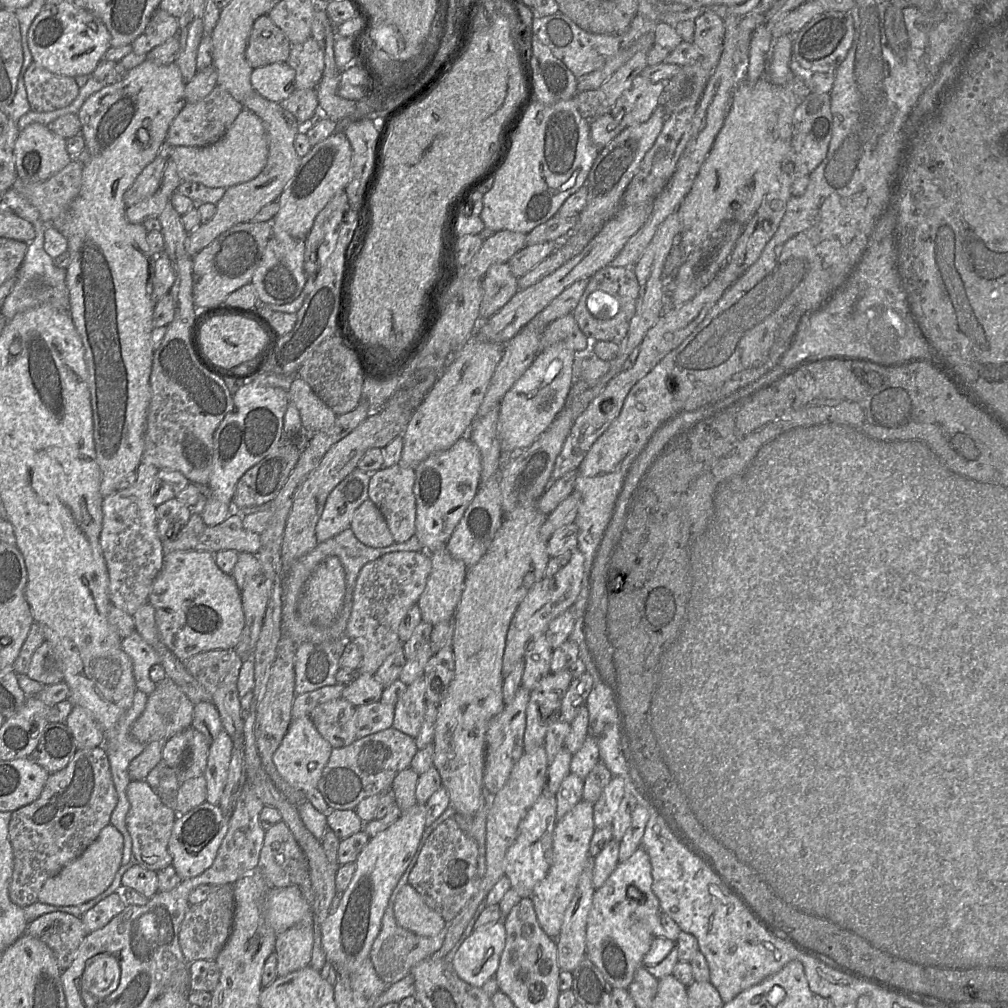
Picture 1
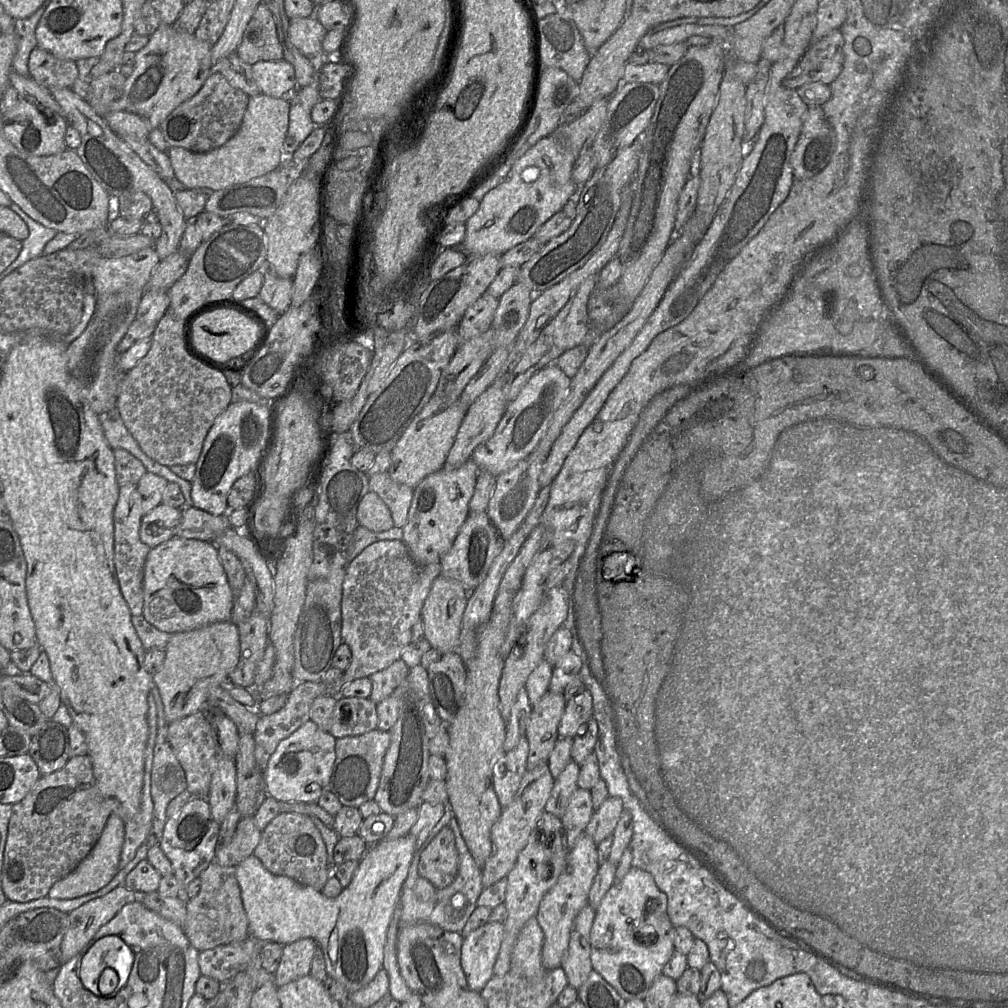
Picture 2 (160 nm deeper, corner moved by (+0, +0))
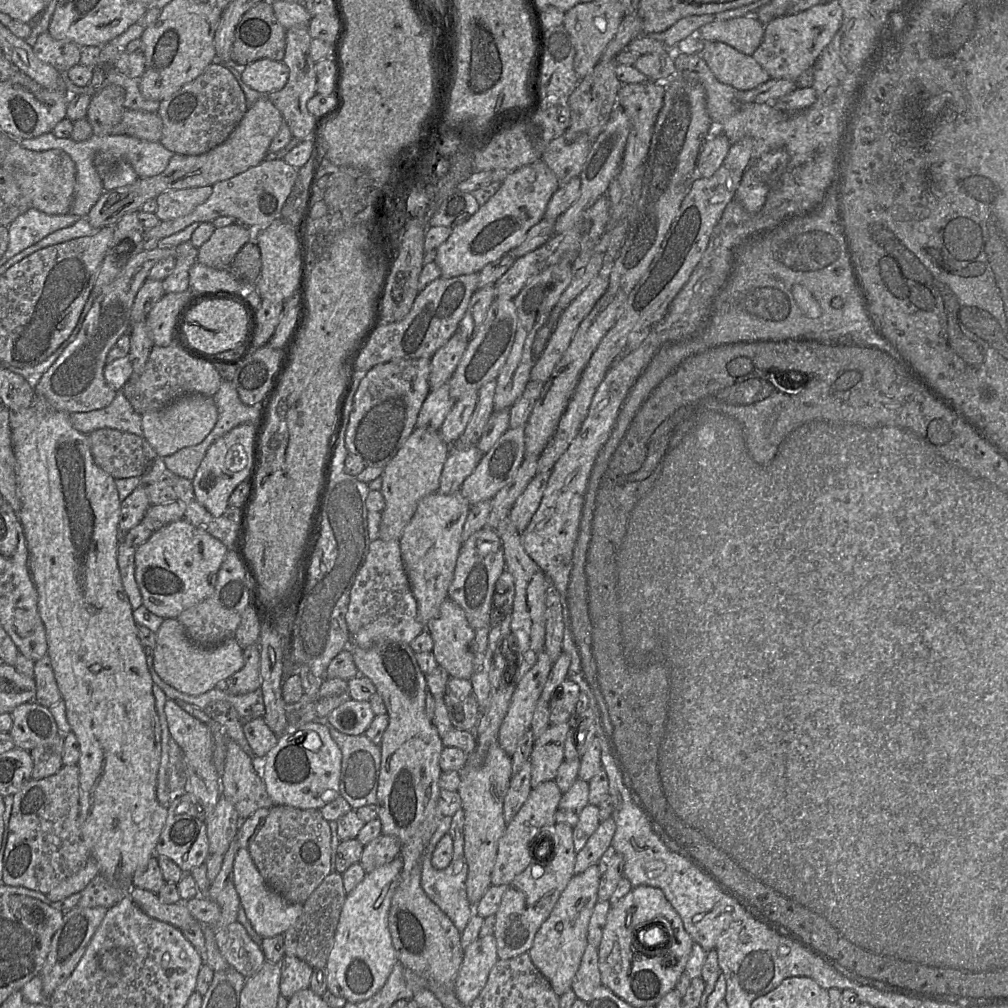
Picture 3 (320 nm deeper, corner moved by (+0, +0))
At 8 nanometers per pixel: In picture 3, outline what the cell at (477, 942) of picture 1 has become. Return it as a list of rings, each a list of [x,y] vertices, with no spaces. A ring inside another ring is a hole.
[[[494,935],[480,936],[464,949],[454,992],[465,1007],[470,1007],[483,990],[497,960],[497,944]]]

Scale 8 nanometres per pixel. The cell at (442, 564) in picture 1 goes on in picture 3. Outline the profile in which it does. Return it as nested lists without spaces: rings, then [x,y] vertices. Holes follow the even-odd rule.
[[[450,598],[440,606],[439,615],[426,624],[426,630],[433,639],[433,654],[450,677],[470,680],[475,671],[475,654],[471,645],[475,641],[475,629],[469,624],[463,609]]]

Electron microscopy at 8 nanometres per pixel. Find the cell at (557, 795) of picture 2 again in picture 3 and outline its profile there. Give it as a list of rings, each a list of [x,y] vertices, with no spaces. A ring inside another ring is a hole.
[[[578,778],[569,790],[562,794],[555,813],[555,821],[574,827],[581,811],[589,804],[588,796],[588,782]]]

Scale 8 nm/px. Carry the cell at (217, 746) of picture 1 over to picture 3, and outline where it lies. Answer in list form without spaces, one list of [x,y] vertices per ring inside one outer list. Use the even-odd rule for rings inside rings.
[[[223,795],[218,799],[217,805],[212,814],[206,819],[206,829],[209,841],[209,855],[224,855],[233,839],[236,838],[241,820],[233,804]]]

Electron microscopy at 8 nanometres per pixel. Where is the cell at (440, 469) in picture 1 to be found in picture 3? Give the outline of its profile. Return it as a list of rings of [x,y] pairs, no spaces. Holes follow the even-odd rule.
[[[460,491],[450,495],[440,492],[427,495],[419,501],[399,540],[404,568],[417,602],[418,617],[425,629],[426,624],[439,615],[441,604],[448,598],[470,508],[471,504]]]

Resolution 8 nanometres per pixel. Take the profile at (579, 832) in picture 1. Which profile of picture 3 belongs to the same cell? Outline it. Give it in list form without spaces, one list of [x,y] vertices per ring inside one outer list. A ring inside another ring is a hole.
[[[598,864],[591,865],[585,871],[572,876],[550,915],[537,931],[533,945],[528,951],[533,964],[549,981],[558,996],[572,989],[572,981],[588,945],[588,924],[594,906],[599,900],[600,878]]]

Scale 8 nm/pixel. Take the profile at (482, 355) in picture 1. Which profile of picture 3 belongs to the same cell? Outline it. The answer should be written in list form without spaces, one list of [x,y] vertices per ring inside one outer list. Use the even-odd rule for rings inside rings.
[[[415,428],[396,455],[387,463],[382,474],[381,493],[385,508],[381,512],[379,539],[399,541],[404,528],[412,519],[419,501],[438,492],[444,463],[450,445],[441,437],[439,430]]]

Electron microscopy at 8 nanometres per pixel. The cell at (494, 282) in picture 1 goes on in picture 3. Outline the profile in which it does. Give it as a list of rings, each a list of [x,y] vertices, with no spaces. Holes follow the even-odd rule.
[[[458,331],[431,357],[429,385],[435,390],[449,382],[454,374],[469,340]]]

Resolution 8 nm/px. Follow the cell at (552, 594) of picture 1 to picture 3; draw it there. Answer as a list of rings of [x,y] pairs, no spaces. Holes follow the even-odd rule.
[[[545,650],[537,654],[537,661],[515,686],[507,713],[498,733],[500,747],[511,756],[522,735],[531,730],[535,707],[541,697],[553,663]]]

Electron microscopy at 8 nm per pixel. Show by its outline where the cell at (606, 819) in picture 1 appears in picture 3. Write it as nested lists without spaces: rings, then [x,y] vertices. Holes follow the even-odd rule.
[[[613,817],[600,822],[596,831],[576,855],[575,874],[585,871],[591,865],[598,864],[601,856],[611,846],[615,830],[616,823]]]

